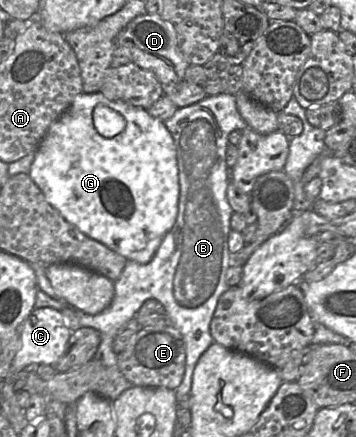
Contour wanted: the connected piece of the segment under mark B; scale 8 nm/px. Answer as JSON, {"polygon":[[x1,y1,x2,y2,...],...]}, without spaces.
{"polygon":[[226,93,207,96,195,104,179,108,163,123,172,135,176,147,180,194,176,222,164,236,153,259,147,264,128,260,122,274,114,281,111,304,95,315,87,314,60,300,61,297,46,277,46,268,31,265,36,273,38,289,58,300,61,309,69,306,77,314,82,327,99,331,100,344,94,358,107,370,113,386,113,395,108,398,111,402,132,386,117,366,113,341,127,325,135,324,137,311,148,299,158,300,165,307,171,325,183,336,186,368,181,384,175,389,177,402,190,395,194,369,202,354,214,342,210,323,218,300,230,288,226,283,226,272,230,267,228,237,234,211,227,200,229,180,226,150,230,133,235,130,243,131,248,125,236,108,235,95]]}

